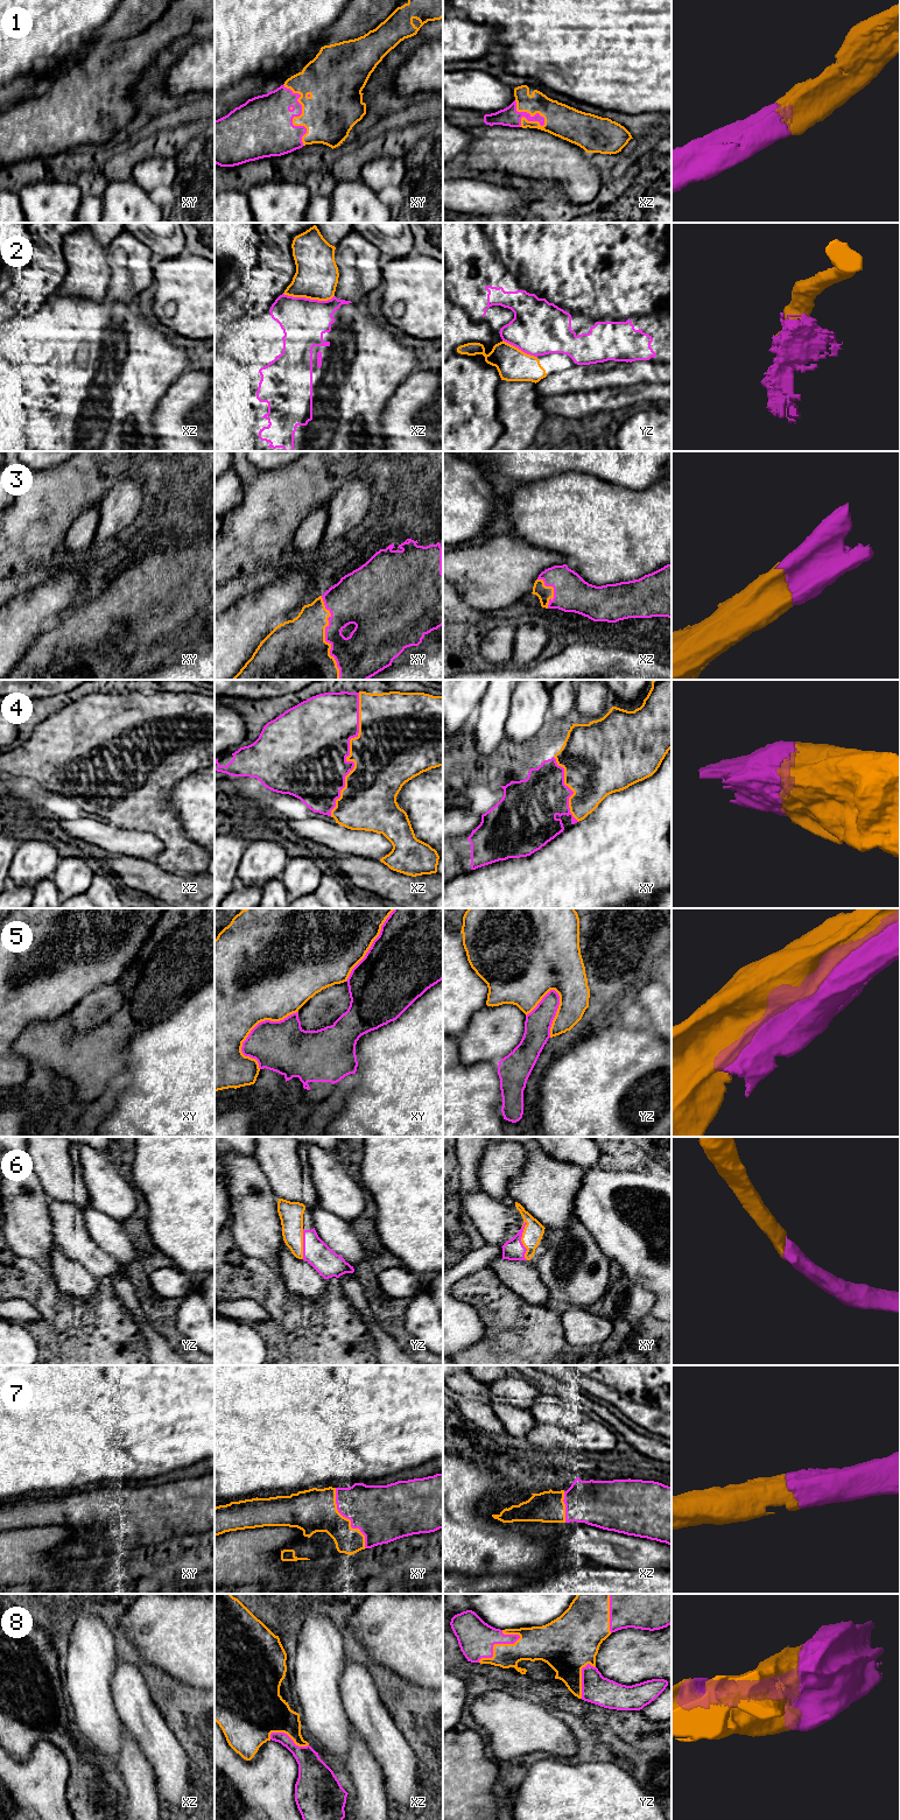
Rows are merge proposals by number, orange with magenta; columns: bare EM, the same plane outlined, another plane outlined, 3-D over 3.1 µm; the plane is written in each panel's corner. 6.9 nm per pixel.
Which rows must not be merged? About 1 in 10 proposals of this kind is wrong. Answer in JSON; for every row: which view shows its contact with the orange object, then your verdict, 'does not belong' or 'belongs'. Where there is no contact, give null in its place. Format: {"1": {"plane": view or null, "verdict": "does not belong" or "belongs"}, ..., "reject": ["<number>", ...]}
{"1": {"plane": "xy", "verdict": "belongs"}, "2": {"plane": "xz", "verdict": "belongs"}, "3": {"plane": "xy", "verdict": "belongs"}, "4": {"plane": "xz", "verdict": "belongs"}, "5": {"plane": "xy", "verdict": "does not belong"}, "6": {"plane": "xy", "verdict": "belongs"}, "7": {"plane": "xy", "verdict": "belongs"}, "8": {"plane": "yz", "verdict": "belongs"}, "reject": ["5"]}

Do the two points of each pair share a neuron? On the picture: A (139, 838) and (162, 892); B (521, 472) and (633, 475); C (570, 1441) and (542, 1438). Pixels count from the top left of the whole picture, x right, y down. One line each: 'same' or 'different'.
A: different
B: same
C: same

